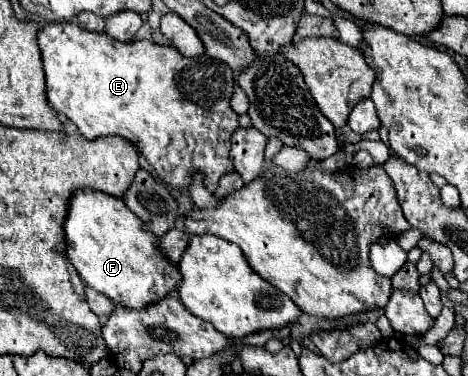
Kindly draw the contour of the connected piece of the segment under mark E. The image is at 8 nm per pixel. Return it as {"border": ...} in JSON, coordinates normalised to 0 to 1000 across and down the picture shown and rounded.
{"border":[[[109,59],[83,80],[83,128],[92,149],[92,186],[100,202],[100,261],[109,287],[135,298],[165,346],[199,372],[212,362],[259,362],[293,394],[293,404],[327,441],[340,479],[404,511],[412,468],[434,463],[438,500],[455,516],[472,468],[502,457],[489,426],[489,372],[506,346],[506,303],[498,314],[494,255],[502,202],[498,186],[459,154],[417,149],[395,154],[374,122],[340,122],[318,106],[288,106],[276,117],[233,101],[233,90],[186,85],[156,59]]]}

